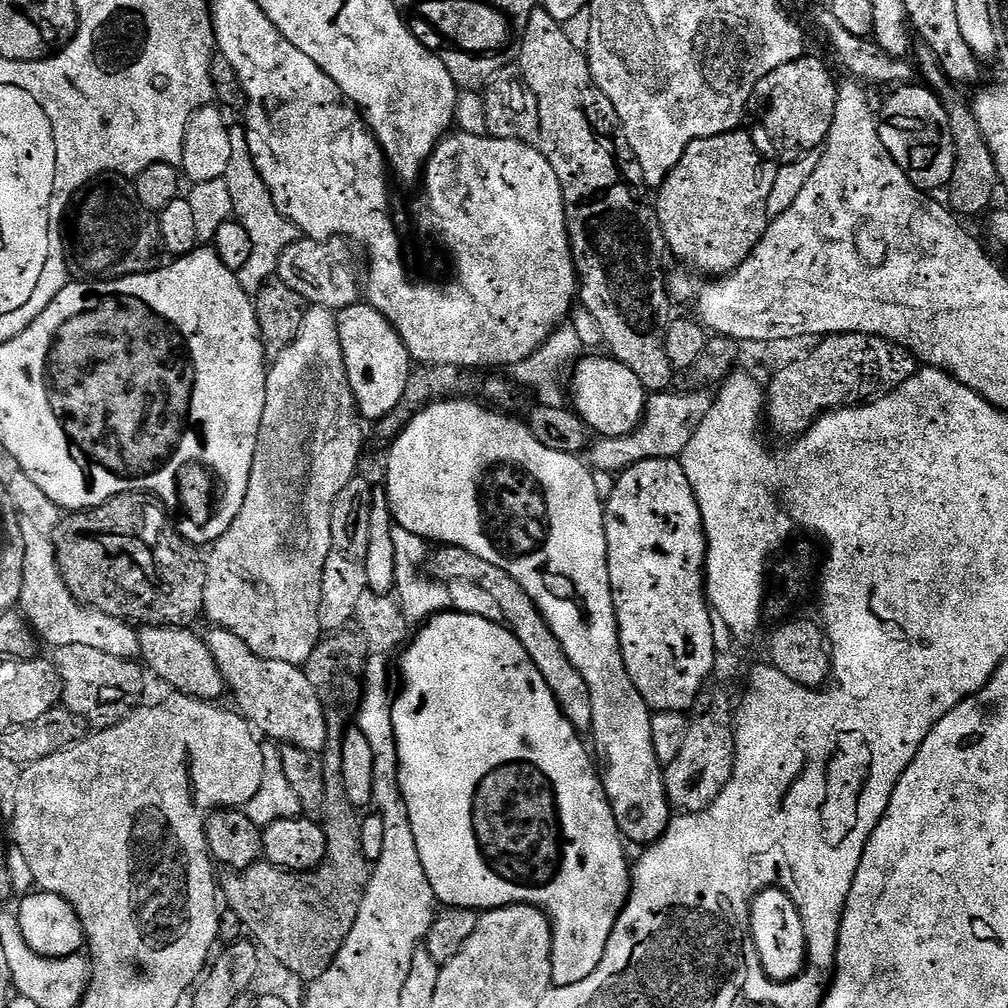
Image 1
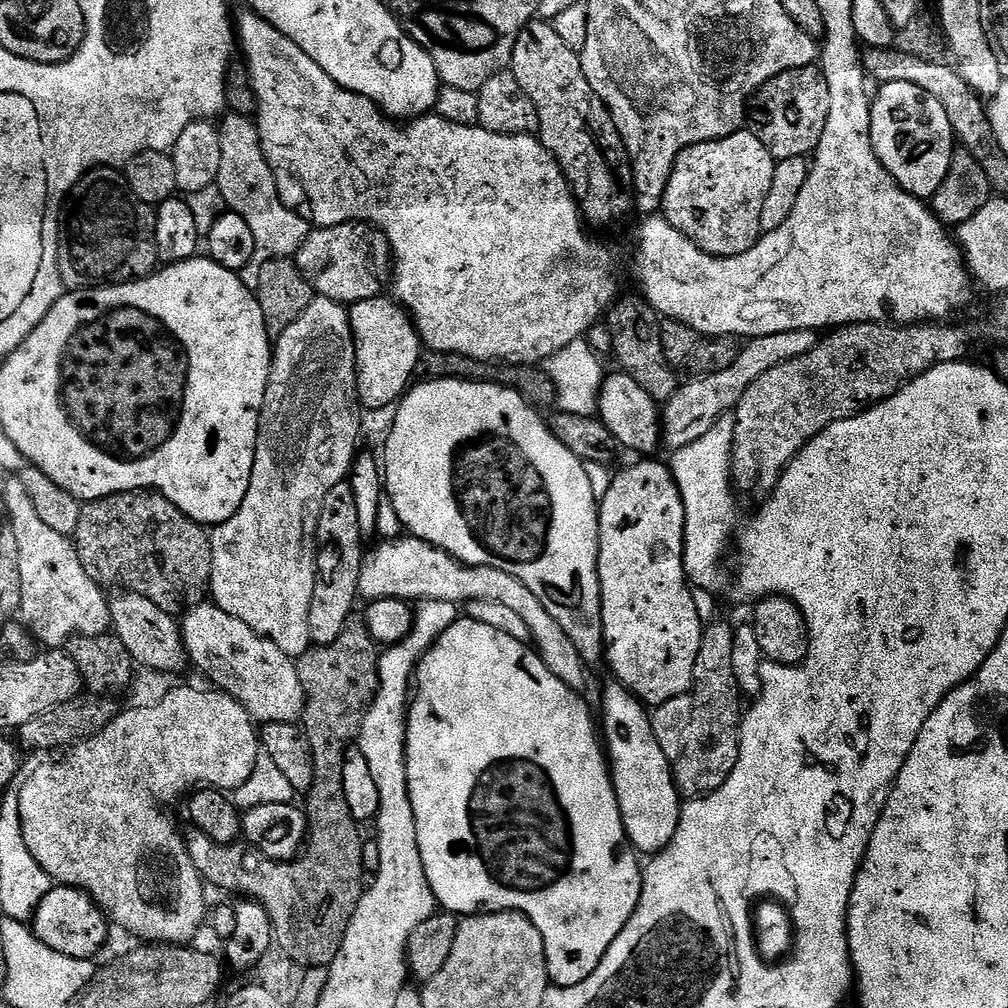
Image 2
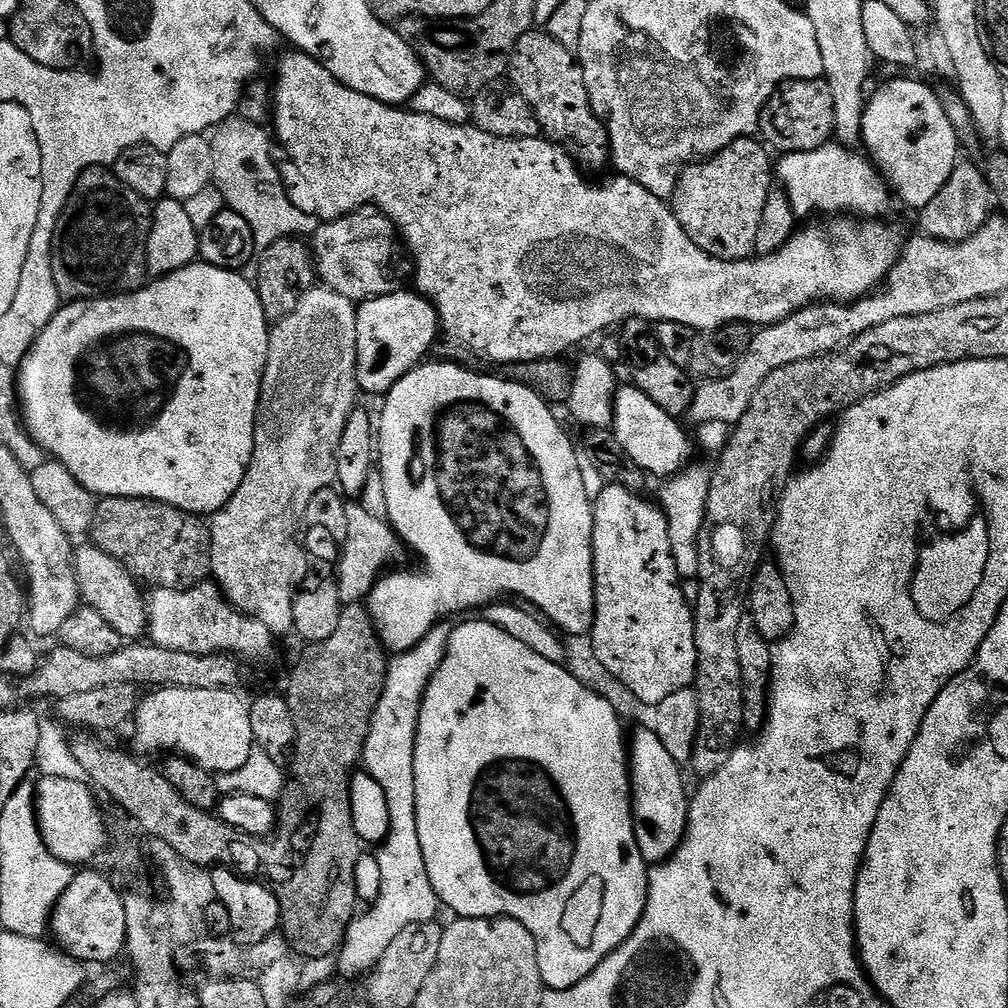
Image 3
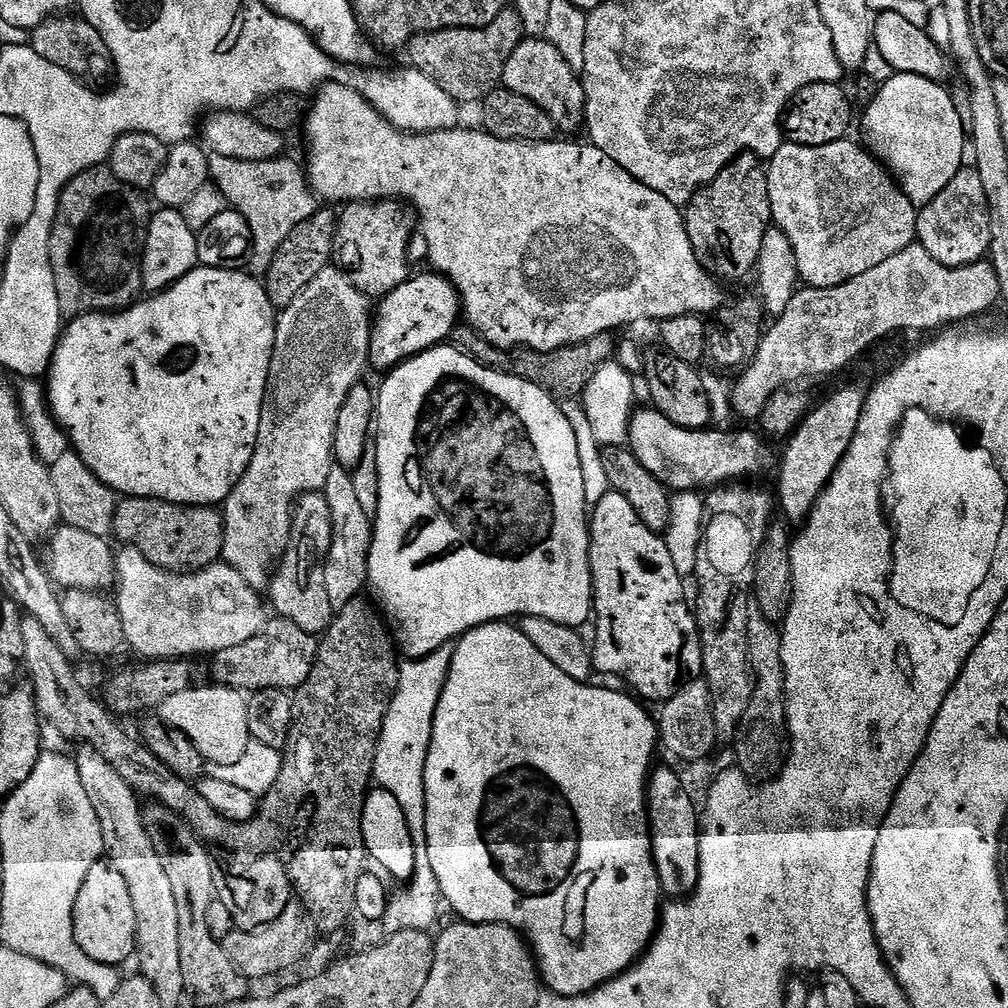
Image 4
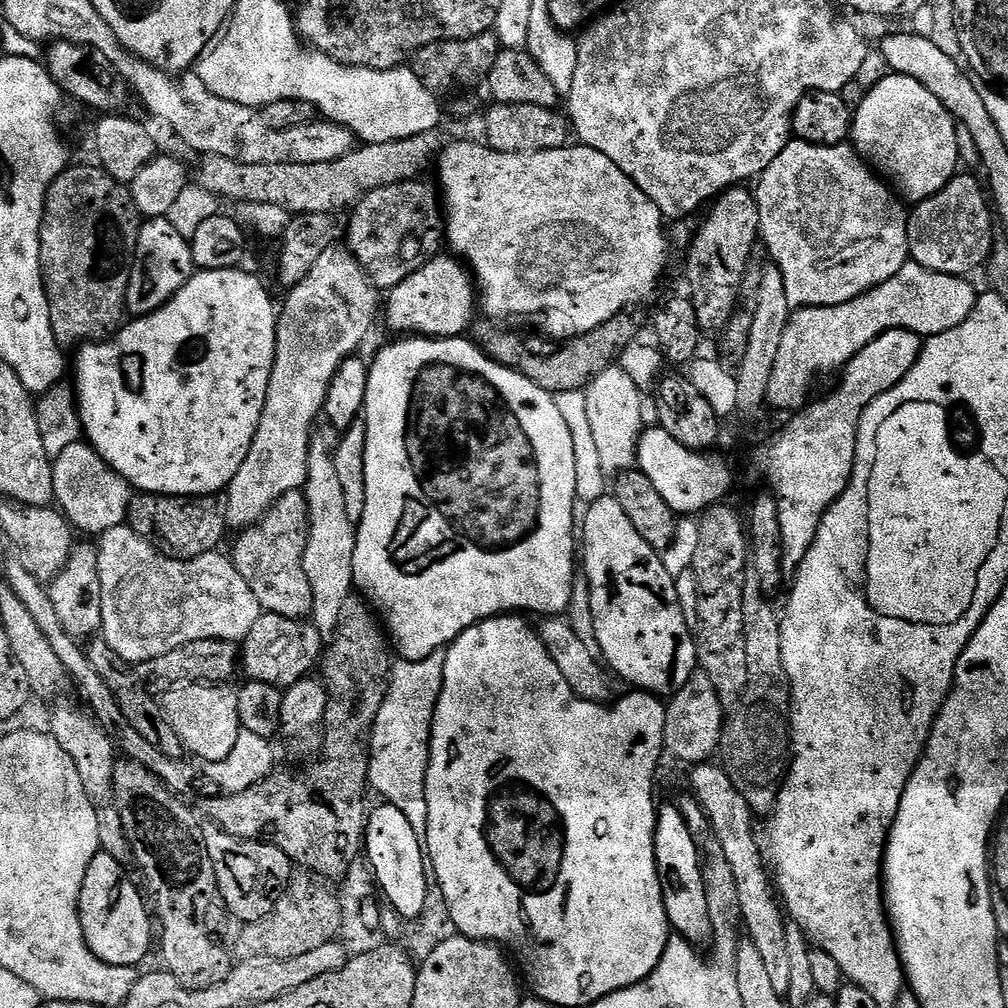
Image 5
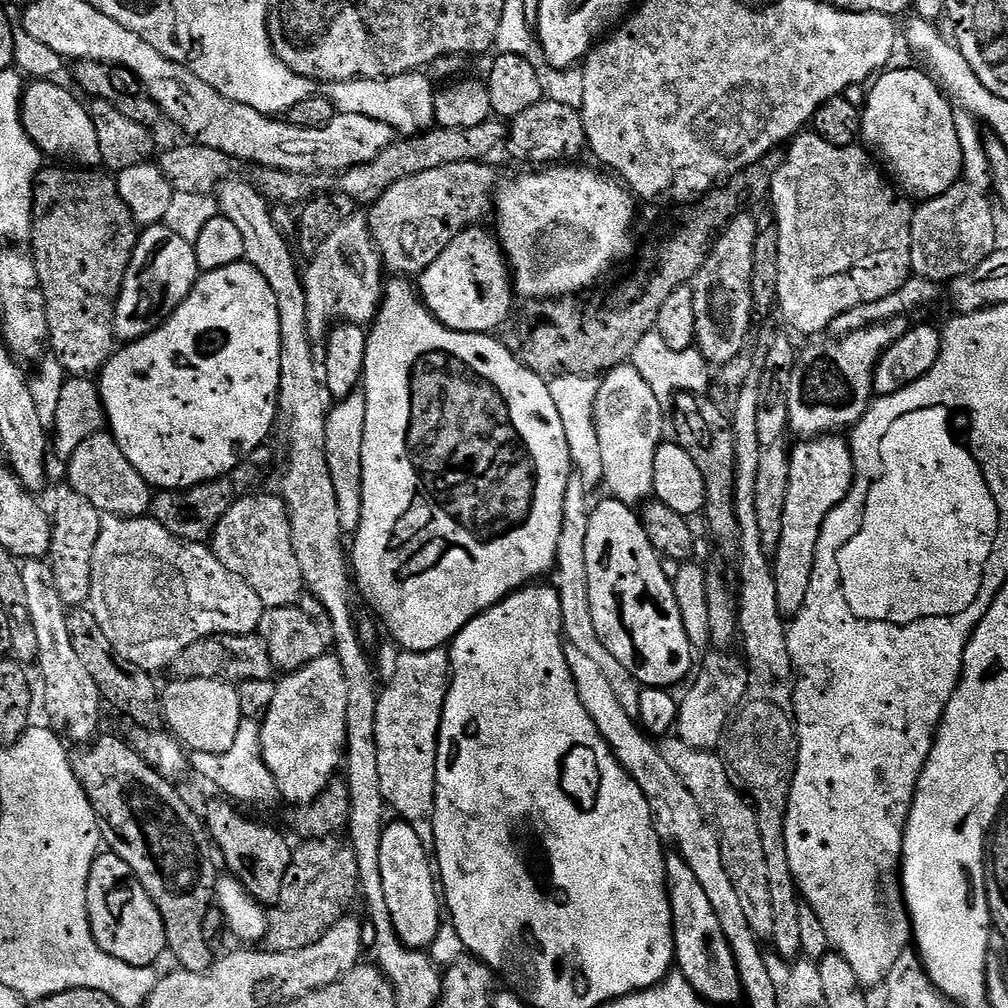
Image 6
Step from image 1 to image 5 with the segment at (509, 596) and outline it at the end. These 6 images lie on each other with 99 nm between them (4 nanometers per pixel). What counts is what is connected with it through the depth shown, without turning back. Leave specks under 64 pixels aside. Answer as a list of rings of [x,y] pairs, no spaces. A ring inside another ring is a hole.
[[[324,422],[312,433],[312,445],[308,447],[308,481],[304,483],[303,494],[308,499],[308,545],[304,555],[306,578],[310,578],[313,613],[325,612],[336,614],[342,602],[350,594],[350,528],[348,532],[348,496],[344,493],[344,480],[340,477],[341,469],[338,460],[332,455],[336,452],[337,429],[331,423]]]

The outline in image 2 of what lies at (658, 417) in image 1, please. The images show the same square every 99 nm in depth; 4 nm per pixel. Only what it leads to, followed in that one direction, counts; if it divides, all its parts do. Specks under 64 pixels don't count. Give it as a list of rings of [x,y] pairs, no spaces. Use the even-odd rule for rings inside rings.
[[[790,330],[786,334],[758,336],[747,341],[746,347],[734,362],[734,366],[730,366],[730,370],[722,370],[722,374],[696,376],[689,384],[681,383],[662,408],[663,447],[683,450],[698,442],[702,434],[706,434],[735,409],[742,394],[746,394],[748,387],[758,378],[762,378],[766,370],[814,350],[817,343],[817,333],[810,330]]]

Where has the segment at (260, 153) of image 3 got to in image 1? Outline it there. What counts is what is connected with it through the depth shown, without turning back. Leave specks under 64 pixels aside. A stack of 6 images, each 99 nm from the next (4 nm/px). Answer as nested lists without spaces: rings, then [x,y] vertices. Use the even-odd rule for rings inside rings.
[[[231,125],[230,130],[230,161],[223,179],[229,187],[233,217],[245,227],[246,234],[250,237],[250,257],[242,270],[237,272],[237,276],[242,288],[254,298],[262,286],[275,275],[282,250],[300,238],[300,231],[274,205],[269,188],[254,166],[248,134],[243,125]]]

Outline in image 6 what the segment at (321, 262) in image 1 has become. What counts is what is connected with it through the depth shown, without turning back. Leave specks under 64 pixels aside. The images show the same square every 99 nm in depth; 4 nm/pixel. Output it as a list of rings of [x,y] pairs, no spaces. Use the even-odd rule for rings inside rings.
[[[479,160],[466,162],[450,162],[446,166],[434,166],[434,170],[422,170],[422,174],[410,174],[402,178],[402,182],[394,182],[390,190],[382,194],[370,205],[366,219],[376,240],[376,248],[380,251],[380,258],[385,269],[388,268],[400,278],[416,278],[421,272],[426,271],[430,262],[458,238],[460,232],[467,228],[479,225],[484,215],[491,213],[494,208],[494,193],[498,187],[496,172],[491,168],[491,163]]]

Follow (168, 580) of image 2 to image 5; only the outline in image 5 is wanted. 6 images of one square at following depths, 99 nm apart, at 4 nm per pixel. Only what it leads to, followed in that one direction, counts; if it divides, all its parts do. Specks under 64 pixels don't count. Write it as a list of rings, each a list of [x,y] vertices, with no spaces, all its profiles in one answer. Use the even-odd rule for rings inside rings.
[[[140,494],[132,501],[128,507],[127,523],[137,532],[139,536],[144,536],[147,540],[155,542],[169,556],[176,557],[177,560],[193,560],[207,552],[217,551],[224,540],[226,533],[226,521],[224,509],[221,501],[216,496],[154,496],[151,494]]]

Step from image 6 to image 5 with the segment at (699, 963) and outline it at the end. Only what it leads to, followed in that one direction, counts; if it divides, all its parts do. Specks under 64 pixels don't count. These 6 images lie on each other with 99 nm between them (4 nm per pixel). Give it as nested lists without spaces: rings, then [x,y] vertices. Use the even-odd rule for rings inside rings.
[[[675,803],[659,805],[656,813],[656,865],[662,882],[662,902],[666,906],[669,925],[689,944],[701,946],[713,939],[714,923],[708,917],[708,884],[700,865],[697,837],[690,830],[686,818]]]

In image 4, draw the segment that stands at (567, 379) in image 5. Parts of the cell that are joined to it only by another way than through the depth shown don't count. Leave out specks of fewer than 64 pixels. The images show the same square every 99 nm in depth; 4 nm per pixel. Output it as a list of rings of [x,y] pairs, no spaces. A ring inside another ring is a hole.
[[[457,326],[452,330],[450,344],[462,354],[474,358],[474,362],[507,376],[522,378],[538,386],[543,392],[548,392],[557,401],[563,402],[576,400],[583,395],[588,383],[597,374],[599,368],[617,355],[618,340],[613,333],[603,332],[586,342],[567,344],[566,347],[553,352],[534,352],[530,348],[505,350],[486,342],[486,338],[478,335],[473,328]]]

